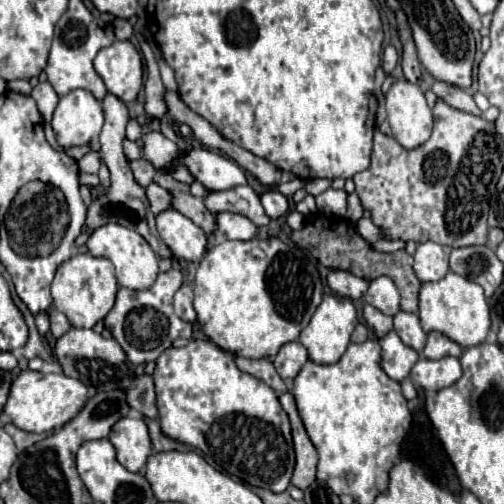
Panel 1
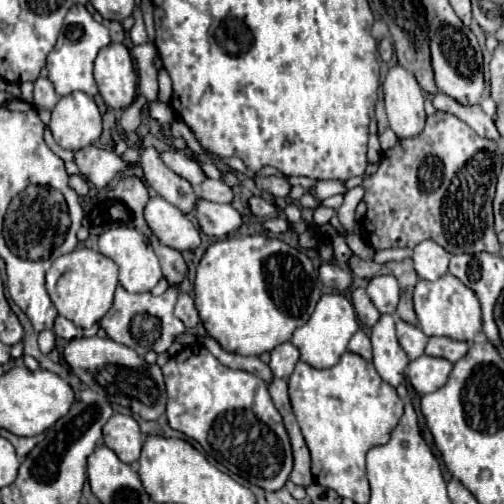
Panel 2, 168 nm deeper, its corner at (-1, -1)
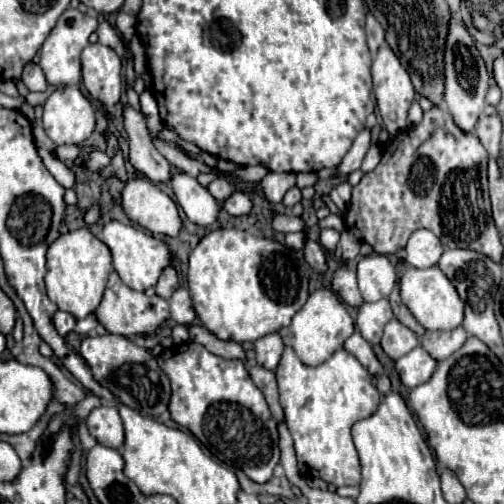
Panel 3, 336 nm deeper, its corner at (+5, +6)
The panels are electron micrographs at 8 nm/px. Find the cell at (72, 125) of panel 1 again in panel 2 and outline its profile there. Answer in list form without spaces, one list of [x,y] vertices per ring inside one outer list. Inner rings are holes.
[[[73,92],[63,96],[53,108],[49,128],[61,148],[79,150],[99,140],[101,112],[91,96]]]

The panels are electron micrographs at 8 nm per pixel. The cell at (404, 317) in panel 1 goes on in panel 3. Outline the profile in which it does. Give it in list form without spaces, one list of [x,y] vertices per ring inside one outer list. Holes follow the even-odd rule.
[[[397,319],[389,321],[389,325],[385,327],[385,335],[381,339],[381,347],[393,361],[403,357],[405,353],[415,349],[417,345],[419,345],[419,339],[409,327],[399,323]]]

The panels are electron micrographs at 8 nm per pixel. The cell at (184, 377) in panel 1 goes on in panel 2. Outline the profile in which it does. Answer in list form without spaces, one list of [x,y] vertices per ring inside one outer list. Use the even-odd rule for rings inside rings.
[[[201,344],[187,346],[171,356],[163,366],[163,376],[169,396],[169,426],[197,440],[215,468],[263,490],[285,486],[293,468],[291,444],[263,380],[251,372],[223,366]]]

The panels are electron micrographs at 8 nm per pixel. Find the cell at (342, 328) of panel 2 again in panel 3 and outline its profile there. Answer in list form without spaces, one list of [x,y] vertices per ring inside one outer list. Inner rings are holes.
[[[317,289],[315,293],[309,295],[307,303],[295,313],[291,325],[281,329],[279,335],[283,337],[283,343],[291,347],[305,365],[321,365],[337,349],[343,347],[345,337],[349,337],[353,331],[355,323],[347,313],[345,305],[339,301],[339,297],[331,289]]]

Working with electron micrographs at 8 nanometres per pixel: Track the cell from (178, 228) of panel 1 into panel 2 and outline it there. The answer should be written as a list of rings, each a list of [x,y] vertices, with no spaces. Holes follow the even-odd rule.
[[[153,196],[145,204],[145,222],[161,244],[179,252],[193,250],[201,242],[197,226],[179,208],[161,196]]]

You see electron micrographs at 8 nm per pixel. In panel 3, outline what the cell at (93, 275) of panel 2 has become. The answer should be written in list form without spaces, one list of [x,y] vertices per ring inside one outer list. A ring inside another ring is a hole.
[[[87,227],[67,231],[57,241],[53,241],[47,251],[47,295],[61,311],[71,313],[75,319],[85,319],[99,307],[111,269],[113,265],[109,247],[99,241]]]

